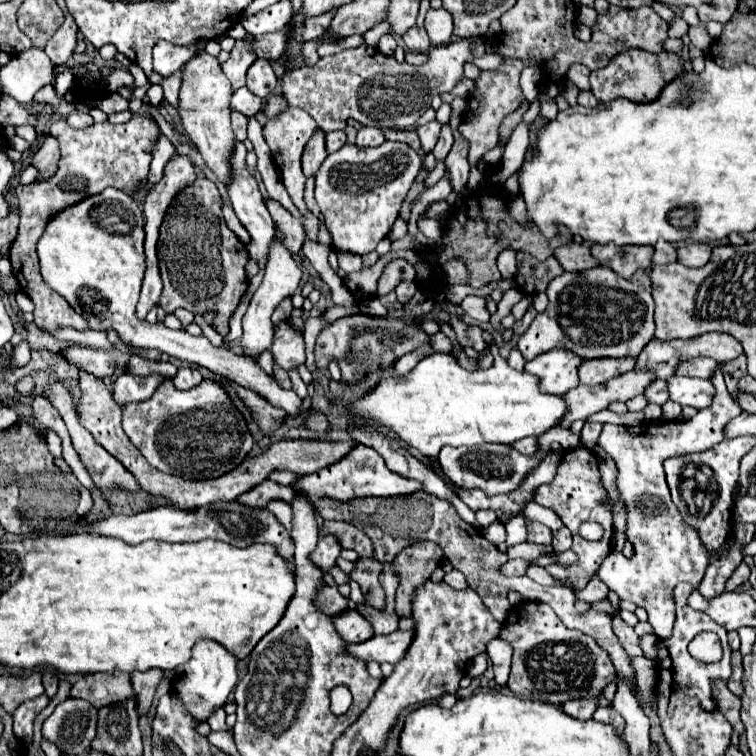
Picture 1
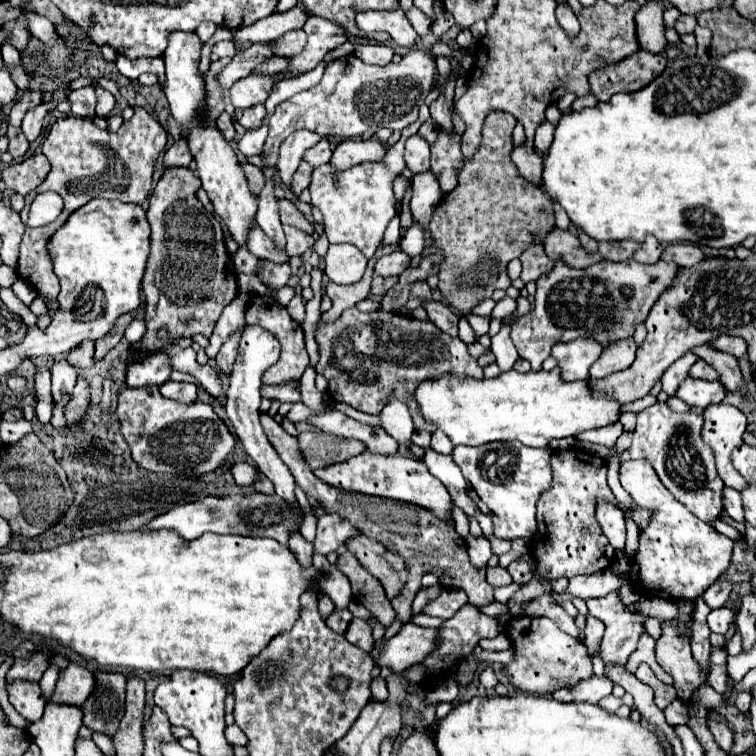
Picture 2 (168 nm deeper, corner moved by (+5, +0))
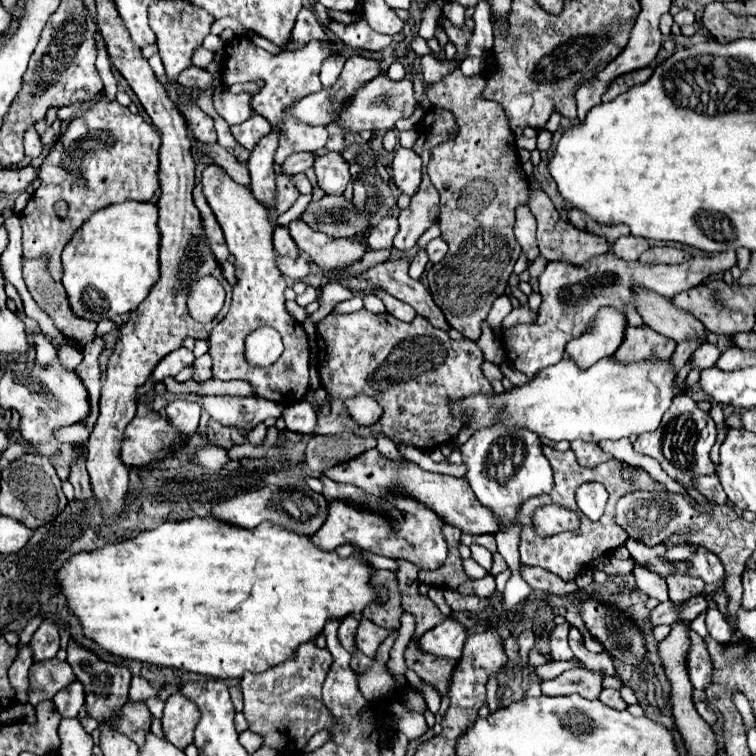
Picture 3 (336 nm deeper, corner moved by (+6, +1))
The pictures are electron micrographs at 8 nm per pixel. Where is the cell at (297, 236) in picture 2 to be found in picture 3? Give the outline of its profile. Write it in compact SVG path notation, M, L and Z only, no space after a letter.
M284 227L274 229L274 249L278 255L286 255L286 257L294 257L294 259L298 257L298 247L292 241L288 229L284 229Z

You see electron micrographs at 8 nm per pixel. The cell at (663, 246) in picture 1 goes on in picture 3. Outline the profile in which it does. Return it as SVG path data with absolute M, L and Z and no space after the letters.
M626 235L626 237L618 237L616 243L612 243L612 253L624 261L636 261L640 257L640 253L644 253L648 249L648 241L642 237L634 237L634 235Z

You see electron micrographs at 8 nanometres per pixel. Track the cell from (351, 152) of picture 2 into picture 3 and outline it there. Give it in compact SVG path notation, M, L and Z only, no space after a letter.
M332 151L322 157L316 157L314 173L318 185L328 195L342 195L346 191L348 181L352 179L352 175L348 173L348 163L342 159L340 153L332 153Z

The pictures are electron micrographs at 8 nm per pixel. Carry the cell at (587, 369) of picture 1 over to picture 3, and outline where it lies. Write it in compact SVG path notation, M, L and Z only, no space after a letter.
M646 325L640 327L626 327L626 337L620 345L620 349L616 351L616 359L624 361L624 363L632 363L632 361L642 361L642 359L650 359L650 357L670 357L676 349L676 341L656 333L654 329L648 329Z

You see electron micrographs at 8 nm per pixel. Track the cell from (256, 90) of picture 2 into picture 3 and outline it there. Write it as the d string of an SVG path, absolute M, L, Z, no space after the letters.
M218 87L214 93L214 107L228 125L240 125L252 115L252 111L248 107L250 99L252 99L252 95L248 95L248 93L232 95L228 89Z

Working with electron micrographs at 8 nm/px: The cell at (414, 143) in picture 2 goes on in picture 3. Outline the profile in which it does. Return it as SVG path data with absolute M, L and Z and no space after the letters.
M398 149L394 153L394 163L392 163L392 179L398 187L400 193L412 197L416 189L420 187L420 173L422 161L412 149Z

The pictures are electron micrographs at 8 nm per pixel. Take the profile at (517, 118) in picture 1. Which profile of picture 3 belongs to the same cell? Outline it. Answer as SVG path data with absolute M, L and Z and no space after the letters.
M456 67L444 81L426 83L426 97L434 107L450 109L460 125L460 133L454 141L438 145L432 149L432 157L428 163L428 175L432 185L440 193L440 217L438 225L442 231L442 239L448 243L448 253L442 261L434 263L426 273L430 295L434 303L442 309L448 325L460 331L468 341L478 341L482 333L482 323L492 307L492 303L504 295L508 277L514 269L514 263L520 255L520 245L514 237L514 209L520 203L528 203L528 179L522 171L522 163L518 157L518 147L514 141L514 133L510 131L508 117L504 109L482 97L486 85L486 77L482 73L464 77L460 67Z

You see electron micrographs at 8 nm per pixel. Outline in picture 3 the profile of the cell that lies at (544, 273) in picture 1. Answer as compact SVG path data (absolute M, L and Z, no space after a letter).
M526 205L516 207L514 235L520 243L520 247L528 253L528 259L532 261L540 251L538 251L538 243L536 243L536 219Z

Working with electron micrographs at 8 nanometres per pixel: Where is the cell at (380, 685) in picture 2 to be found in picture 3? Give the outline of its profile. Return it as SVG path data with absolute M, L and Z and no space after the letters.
M394 701L390 707L392 707L392 711L394 711L396 719L398 719L400 733L404 733L404 735L408 737L408 741L416 741L418 737L422 737L422 735L426 733L428 725L426 725L426 721L424 721L424 717L422 717L420 713L412 713L412 715L410 715L410 713L402 707L400 701Z

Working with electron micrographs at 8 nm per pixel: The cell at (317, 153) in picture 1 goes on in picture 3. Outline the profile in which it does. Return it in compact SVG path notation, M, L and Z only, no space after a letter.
M278 175L276 177L276 199L274 205L268 207L270 219L276 219L280 213L284 213L286 209L292 207L292 203L298 199L298 189L290 183L290 177L286 175Z

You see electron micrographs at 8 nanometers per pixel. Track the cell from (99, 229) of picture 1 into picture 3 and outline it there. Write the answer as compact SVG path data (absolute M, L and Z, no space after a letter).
M124 201L118 205L104 207L96 211L72 237L72 241L62 251L62 265L64 277L62 283L68 291L68 301L72 311L88 321L102 321L104 317L124 315L134 311L150 293L152 285L160 279L160 263L158 263L158 249L160 249L160 231L158 231L158 209L156 203L140 203L140 201Z

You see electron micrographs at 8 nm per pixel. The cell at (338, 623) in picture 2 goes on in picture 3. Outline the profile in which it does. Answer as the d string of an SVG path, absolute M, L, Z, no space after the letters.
M354 617L342 619L340 629L338 629L338 639L340 639L342 647L344 647L348 653L354 653L354 651L356 651L356 641L354 641L356 629L358 629L358 619L354 619Z

